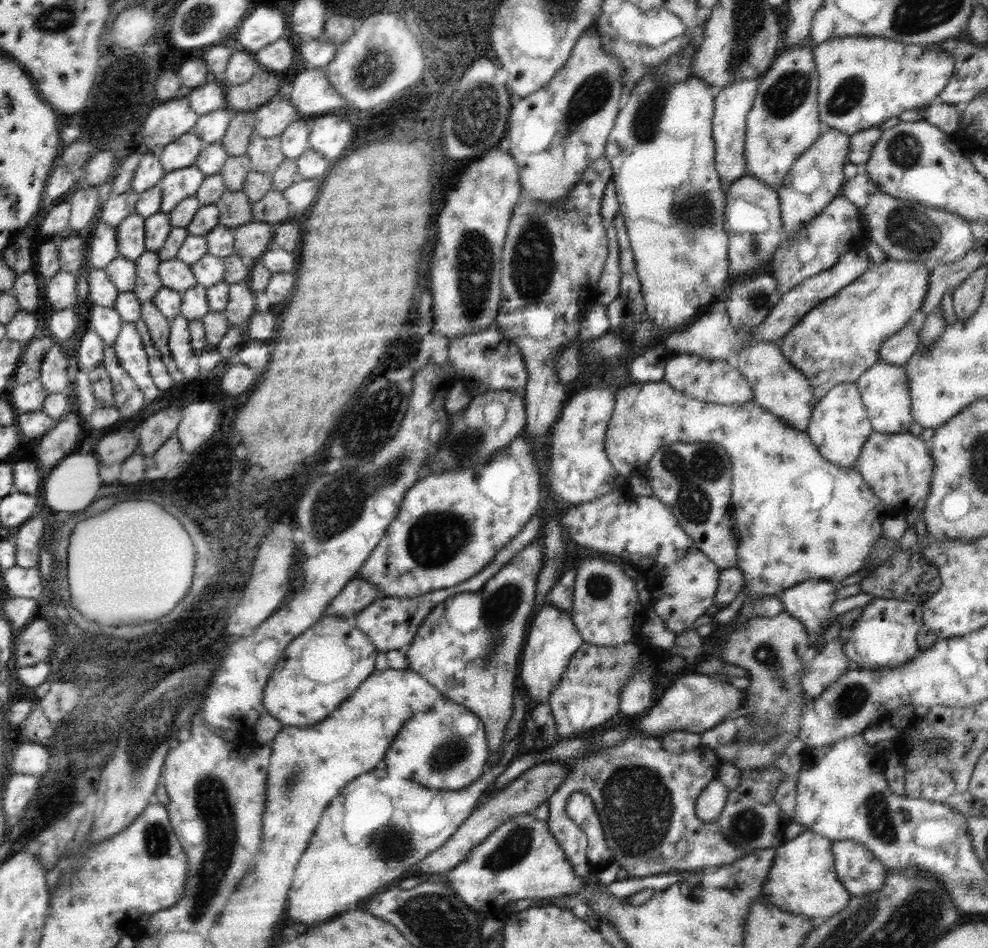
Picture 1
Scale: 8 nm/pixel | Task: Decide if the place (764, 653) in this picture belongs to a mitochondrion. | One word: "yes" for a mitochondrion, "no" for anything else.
yes

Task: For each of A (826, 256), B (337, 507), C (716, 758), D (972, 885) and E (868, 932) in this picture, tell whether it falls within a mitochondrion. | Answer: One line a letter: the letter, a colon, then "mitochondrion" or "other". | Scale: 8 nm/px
A: other
B: mitochondrion
C: other
D: mitochondrion
E: mitochondrion

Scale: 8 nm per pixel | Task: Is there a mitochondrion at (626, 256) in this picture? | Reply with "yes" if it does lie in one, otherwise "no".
no

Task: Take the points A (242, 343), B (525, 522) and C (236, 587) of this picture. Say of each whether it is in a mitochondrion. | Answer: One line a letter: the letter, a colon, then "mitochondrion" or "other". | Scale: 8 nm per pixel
A: other
B: other
C: other

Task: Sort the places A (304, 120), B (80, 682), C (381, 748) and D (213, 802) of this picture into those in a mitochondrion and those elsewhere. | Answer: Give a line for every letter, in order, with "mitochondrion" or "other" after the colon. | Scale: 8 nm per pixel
A: other
B: mitochondrion
C: other
D: mitochondrion

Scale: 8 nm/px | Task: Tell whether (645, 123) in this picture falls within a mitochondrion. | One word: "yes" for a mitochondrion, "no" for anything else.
yes

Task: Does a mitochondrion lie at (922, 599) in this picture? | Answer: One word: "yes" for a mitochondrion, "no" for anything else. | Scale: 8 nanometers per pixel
no

